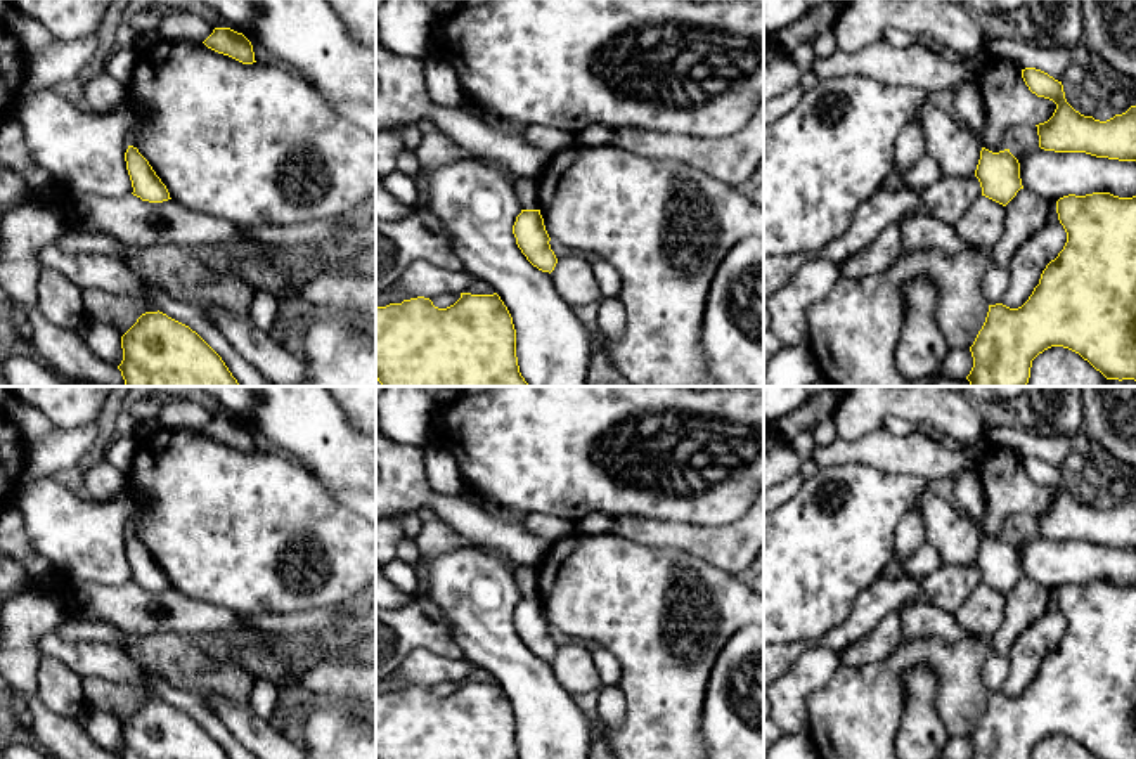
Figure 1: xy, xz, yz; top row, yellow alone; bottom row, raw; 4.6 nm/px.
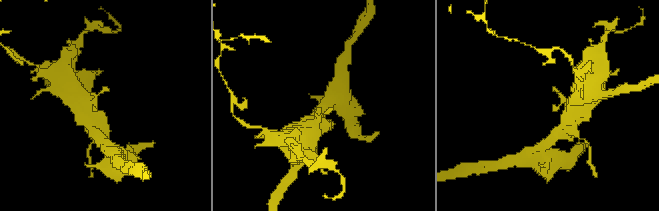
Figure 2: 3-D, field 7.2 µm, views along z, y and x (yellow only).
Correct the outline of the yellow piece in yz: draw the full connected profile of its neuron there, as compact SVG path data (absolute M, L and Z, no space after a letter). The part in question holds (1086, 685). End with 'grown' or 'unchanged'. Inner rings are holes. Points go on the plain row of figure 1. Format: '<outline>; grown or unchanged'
M1068 582L1056 589L1056 601L1067 620L1063 638L1046 653L1022 695L989 693L985 710L970 735L971 759L1030 759L1032 749L1051 735L1079 742L1096 759L1136 759L1136 584Z; unchanged

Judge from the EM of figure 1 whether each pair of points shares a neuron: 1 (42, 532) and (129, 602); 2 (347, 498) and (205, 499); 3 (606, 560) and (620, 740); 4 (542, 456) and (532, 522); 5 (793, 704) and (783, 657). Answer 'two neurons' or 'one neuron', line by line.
1: two neurons
2: two neurons
3: one neuron
4: two neurons
5: two neurons

